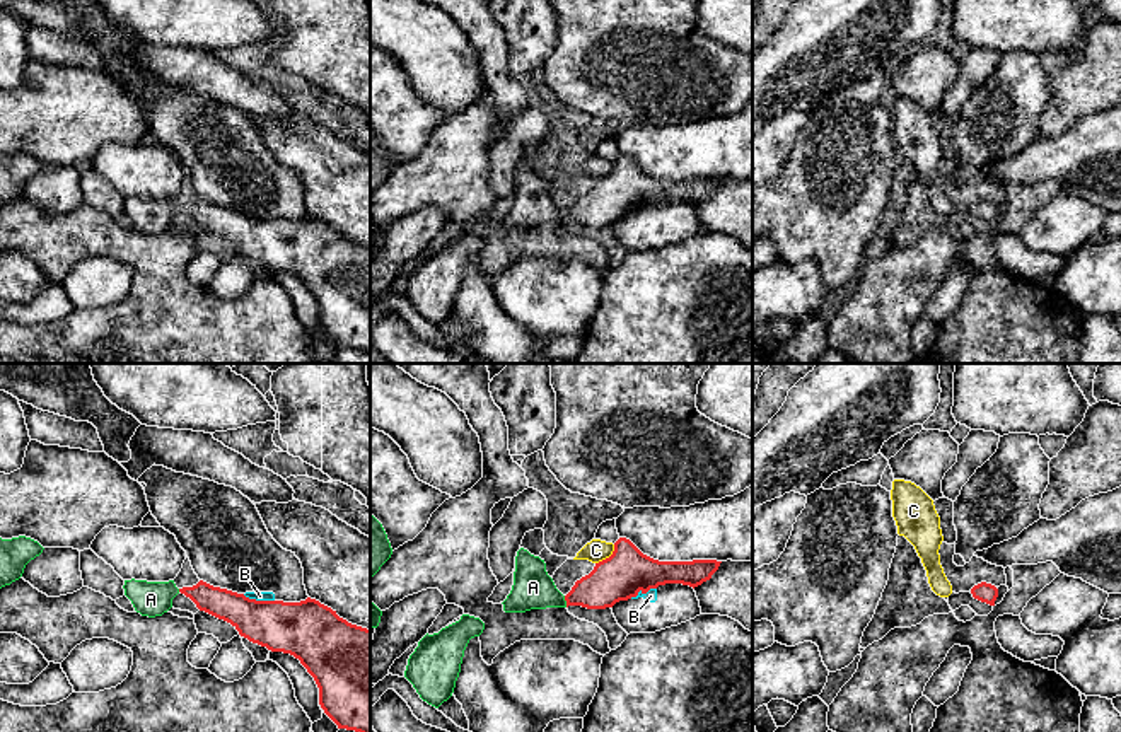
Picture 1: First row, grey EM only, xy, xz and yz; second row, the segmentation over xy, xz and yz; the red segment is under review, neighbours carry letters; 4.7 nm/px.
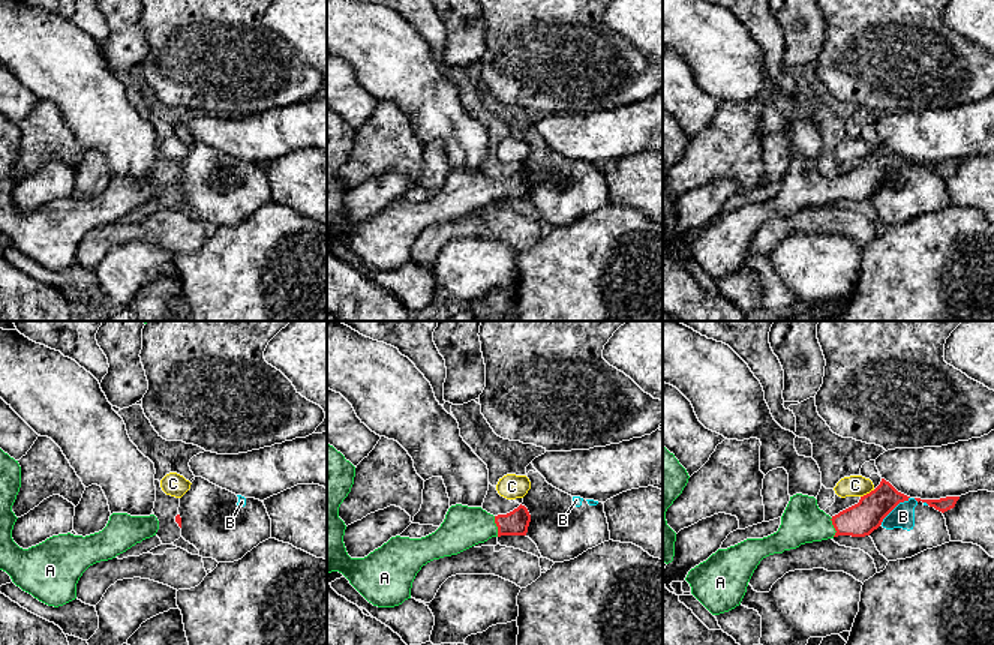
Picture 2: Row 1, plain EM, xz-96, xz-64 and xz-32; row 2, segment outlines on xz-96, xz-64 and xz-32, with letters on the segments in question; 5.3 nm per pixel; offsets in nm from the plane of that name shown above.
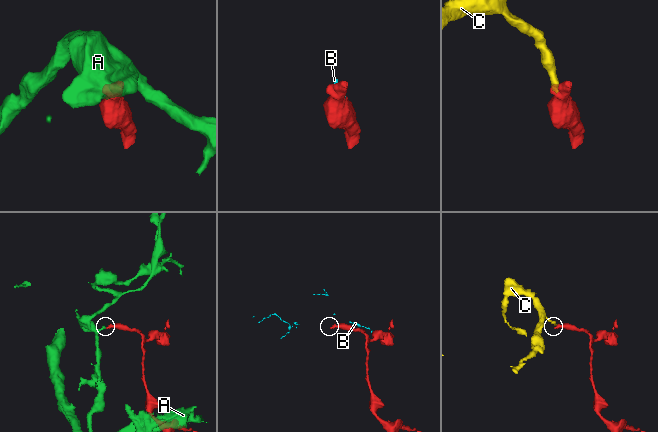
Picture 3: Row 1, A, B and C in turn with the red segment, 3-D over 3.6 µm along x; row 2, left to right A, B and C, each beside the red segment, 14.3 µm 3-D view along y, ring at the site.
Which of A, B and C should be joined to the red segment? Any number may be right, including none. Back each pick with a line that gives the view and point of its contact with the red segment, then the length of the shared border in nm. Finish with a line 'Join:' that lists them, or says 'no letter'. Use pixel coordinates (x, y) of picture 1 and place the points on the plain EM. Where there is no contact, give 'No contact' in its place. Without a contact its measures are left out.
A: Touches red at xz (565, 217). Shared border 60 nm
Join: A

